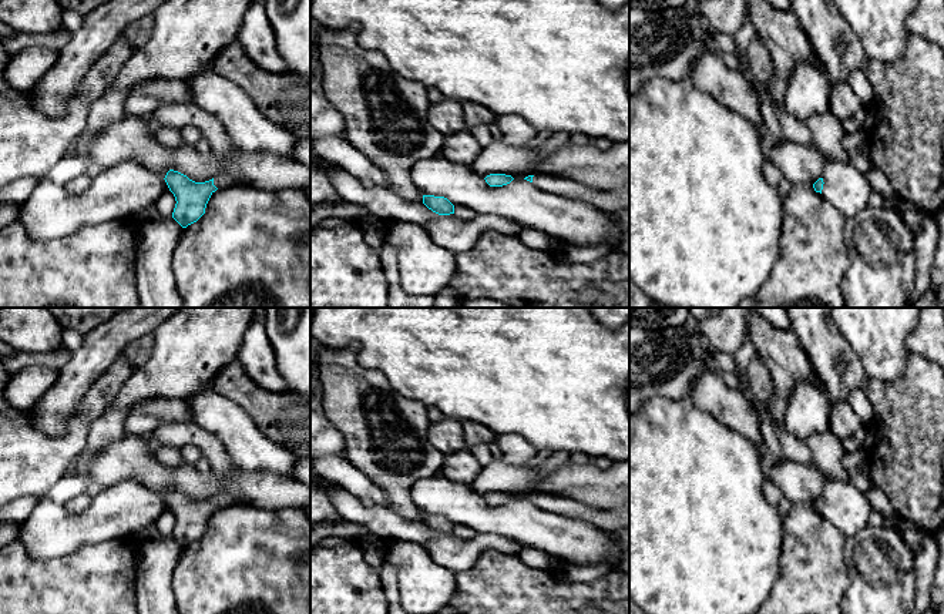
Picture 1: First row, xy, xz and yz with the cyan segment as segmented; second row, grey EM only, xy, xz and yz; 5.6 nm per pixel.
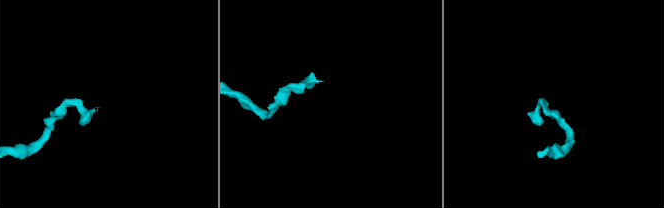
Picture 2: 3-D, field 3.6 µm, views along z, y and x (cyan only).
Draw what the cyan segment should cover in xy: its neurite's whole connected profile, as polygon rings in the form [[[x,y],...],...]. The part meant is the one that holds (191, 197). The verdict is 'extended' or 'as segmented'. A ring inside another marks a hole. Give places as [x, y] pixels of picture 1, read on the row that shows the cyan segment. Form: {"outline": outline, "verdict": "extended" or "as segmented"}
{"outline": [[[169,170],[164,179],[177,201],[172,218],[182,228],[196,222],[205,214],[206,204],[216,189],[235,185],[249,187],[231,175],[219,175],[205,182],[195,182],[174,170]]], "verdict": "extended"}

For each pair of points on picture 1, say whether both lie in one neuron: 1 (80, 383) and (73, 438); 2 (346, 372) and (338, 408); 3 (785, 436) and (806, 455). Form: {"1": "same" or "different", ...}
{"1": "different", "2": "same", "3": "same"}

